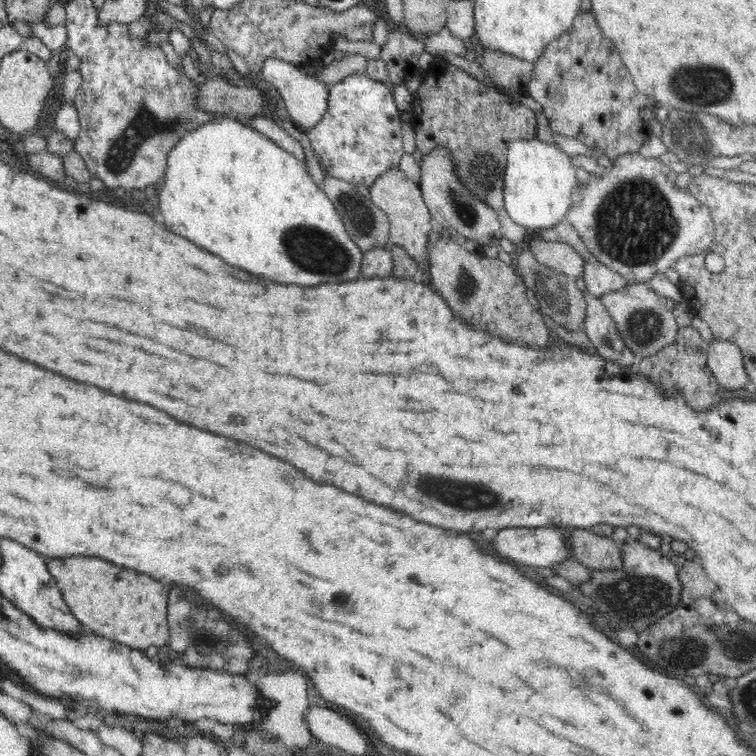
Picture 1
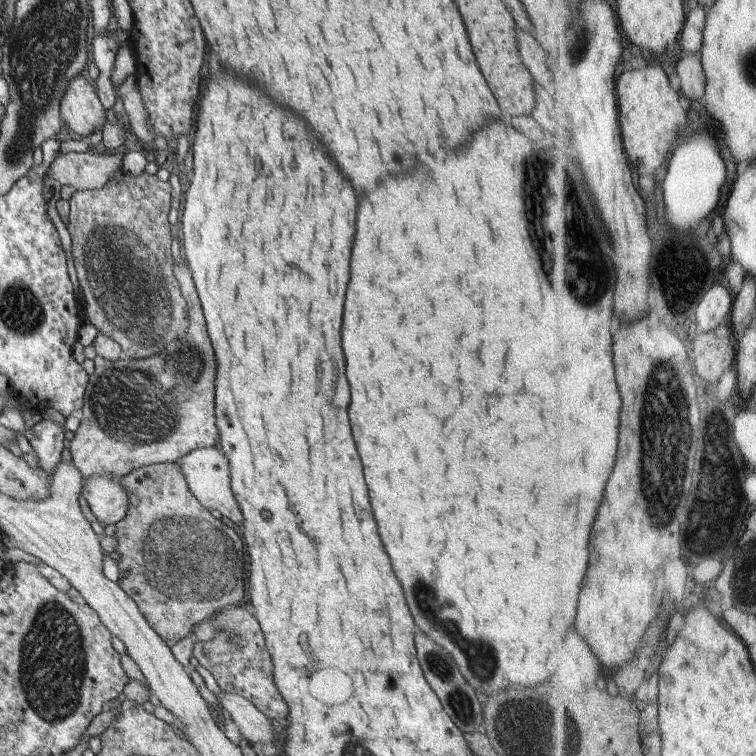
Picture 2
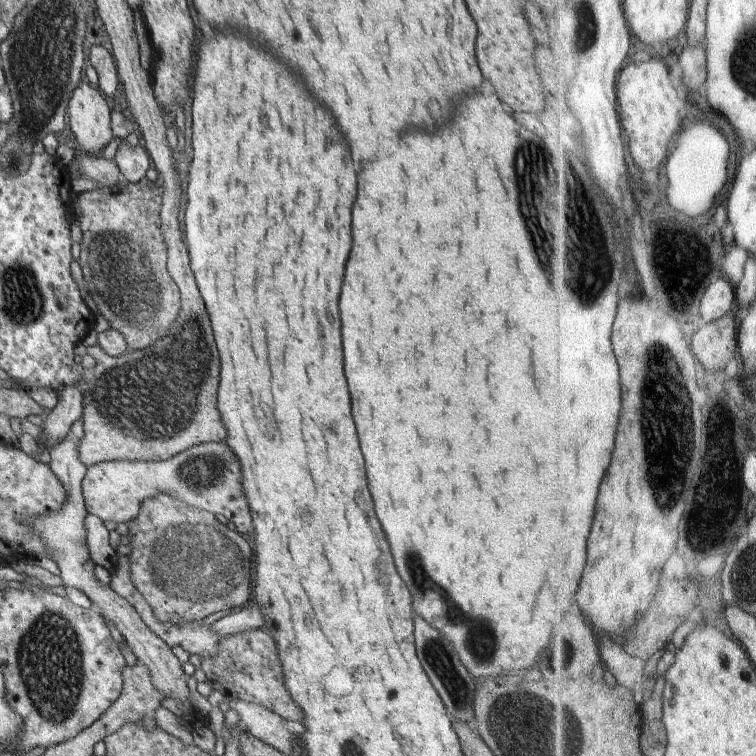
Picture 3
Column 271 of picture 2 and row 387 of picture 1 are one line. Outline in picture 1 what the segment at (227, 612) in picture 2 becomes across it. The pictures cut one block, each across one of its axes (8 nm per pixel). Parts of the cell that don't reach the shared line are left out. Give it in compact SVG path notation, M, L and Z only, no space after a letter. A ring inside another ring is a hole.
M692 326L682 327L672 344L666 345L652 356L644 357L638 364L636 373L656 385L664 393L666 399L675 393L680 393L692 411L696 411L696 413L708 411L714 407L720 388L712 371L706 366L708 345L709 343L706 343Z

